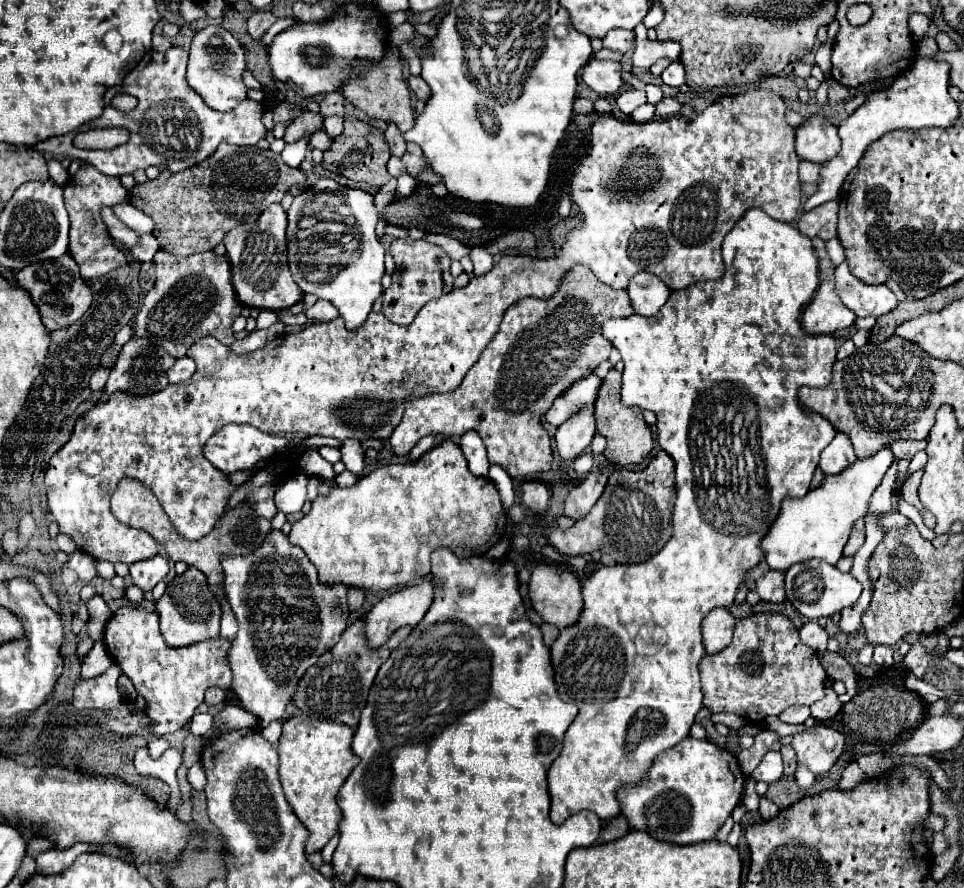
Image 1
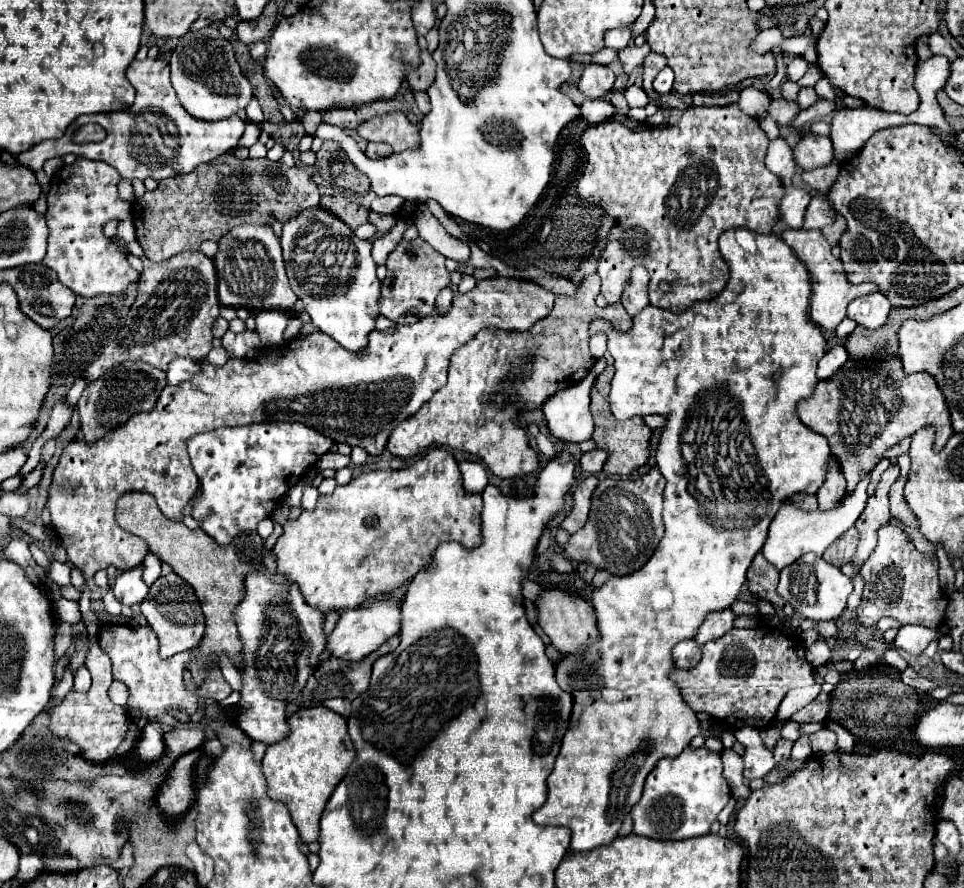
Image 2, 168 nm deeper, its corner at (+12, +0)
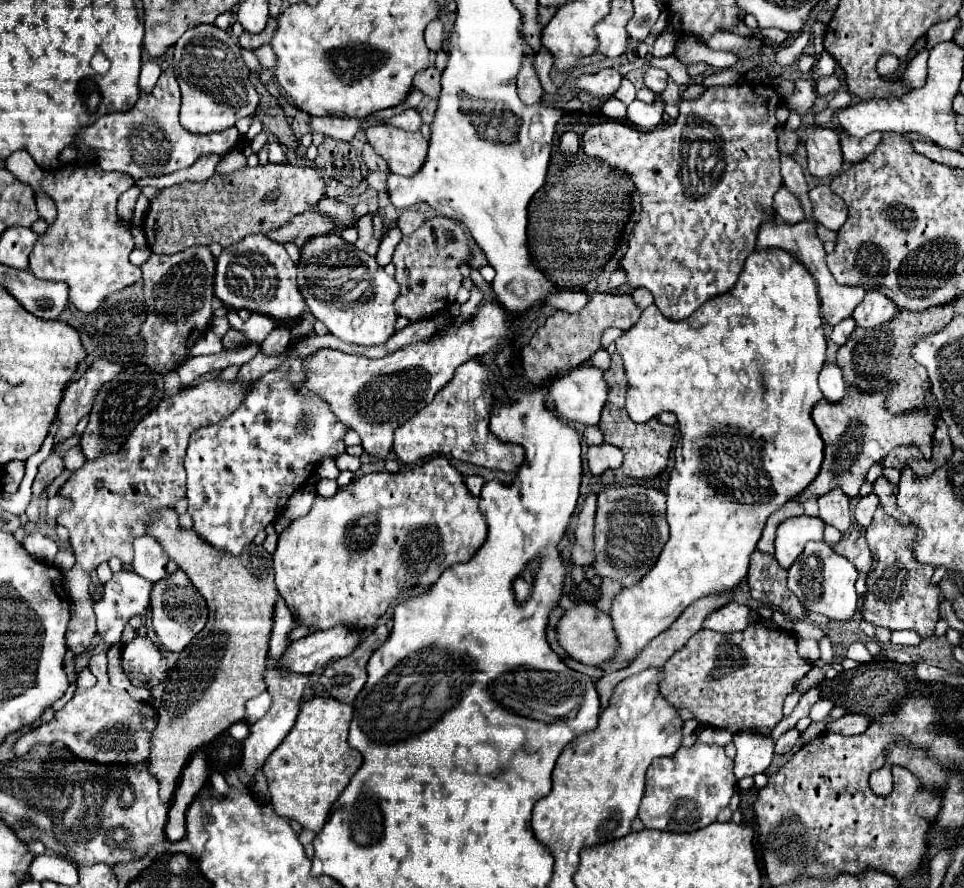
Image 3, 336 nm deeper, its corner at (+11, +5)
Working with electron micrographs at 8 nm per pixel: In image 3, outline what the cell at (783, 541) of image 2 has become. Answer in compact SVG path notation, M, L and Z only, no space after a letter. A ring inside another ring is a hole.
M789 517L785 519L775 537L775 559L783 569L789 569L803 553L803 547L811 539L823 539L823 521L815 517Z

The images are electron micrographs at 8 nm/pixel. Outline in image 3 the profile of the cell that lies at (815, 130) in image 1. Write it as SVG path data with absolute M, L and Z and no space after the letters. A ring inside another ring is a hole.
M813 129L807 137L807 157L809 173L813 177L833 177L843 165L839 133L833 129Z

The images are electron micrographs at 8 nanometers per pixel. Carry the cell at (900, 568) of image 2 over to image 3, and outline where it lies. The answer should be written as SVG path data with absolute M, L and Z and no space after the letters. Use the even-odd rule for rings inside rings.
M881 507L875 511L871 525L865 529L865 539L873 553L873 569L867 577L867 595L863 597L861 613L877 627L911 629L921 639L927 639L935 633L939 619L939 589L929 583L935 569L915 561L913 537L913 525L899 525Z

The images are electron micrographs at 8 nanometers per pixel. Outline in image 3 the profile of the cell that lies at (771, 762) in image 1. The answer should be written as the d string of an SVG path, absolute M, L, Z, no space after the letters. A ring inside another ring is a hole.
M737 733L733 735L733 745L737 749L735 757L735 777L743 779L747 775L765 773L773 759L773 739L757 737L757 733Z

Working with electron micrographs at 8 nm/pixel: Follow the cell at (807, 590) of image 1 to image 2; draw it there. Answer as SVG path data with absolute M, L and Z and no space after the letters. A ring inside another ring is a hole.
M804 554L794 564L780 570L780 582L778 582L778 594L792 604L792 608L802 614L804 618L810 618L814 622L818 620L836 620L842 610L846 608L846 598L852 592L852 582L848 576L840 572L840 568L824 562L816 554Z

